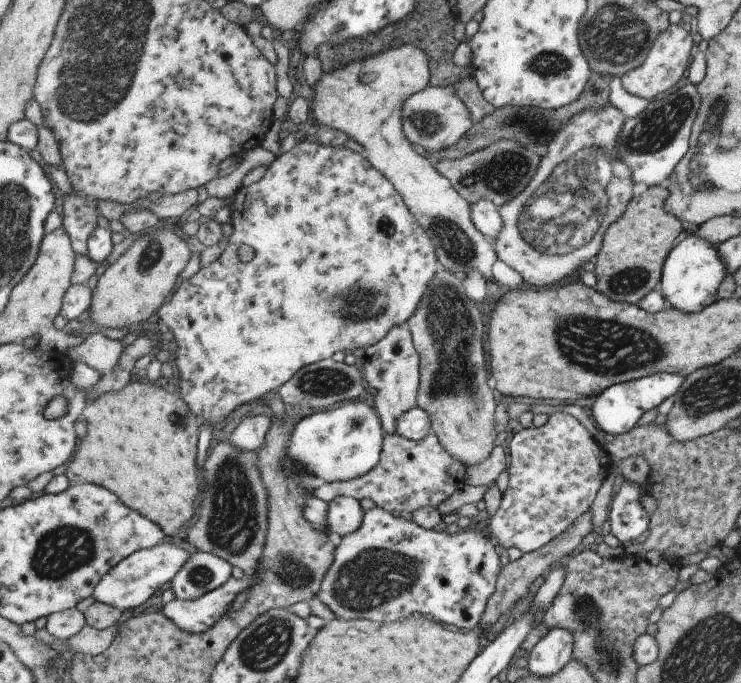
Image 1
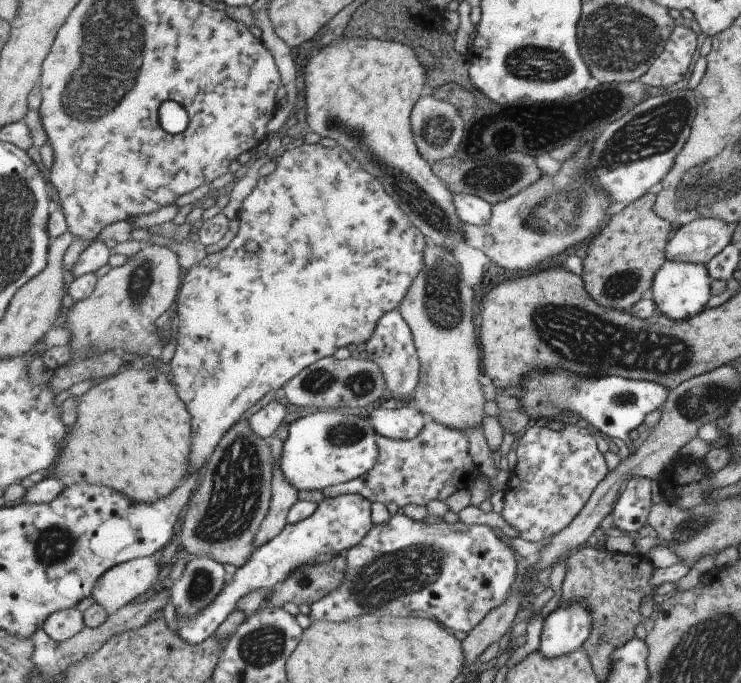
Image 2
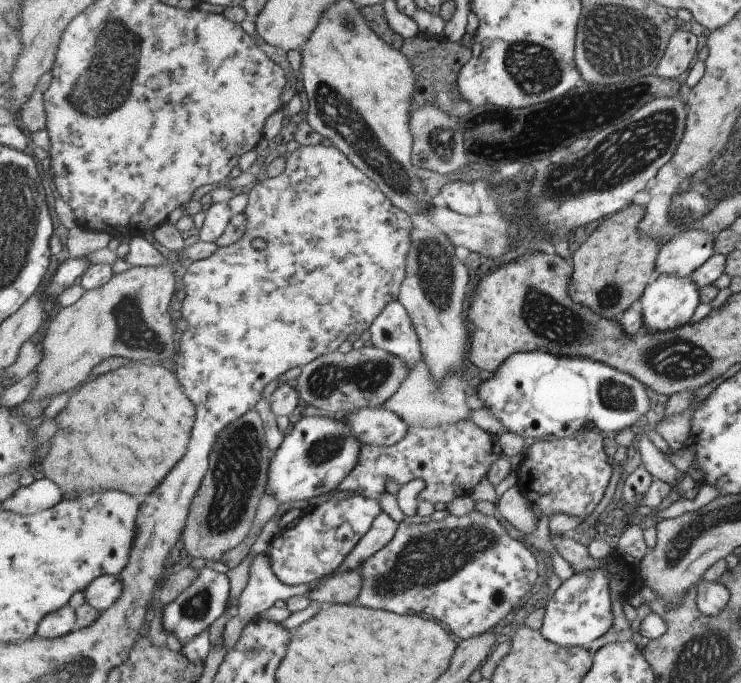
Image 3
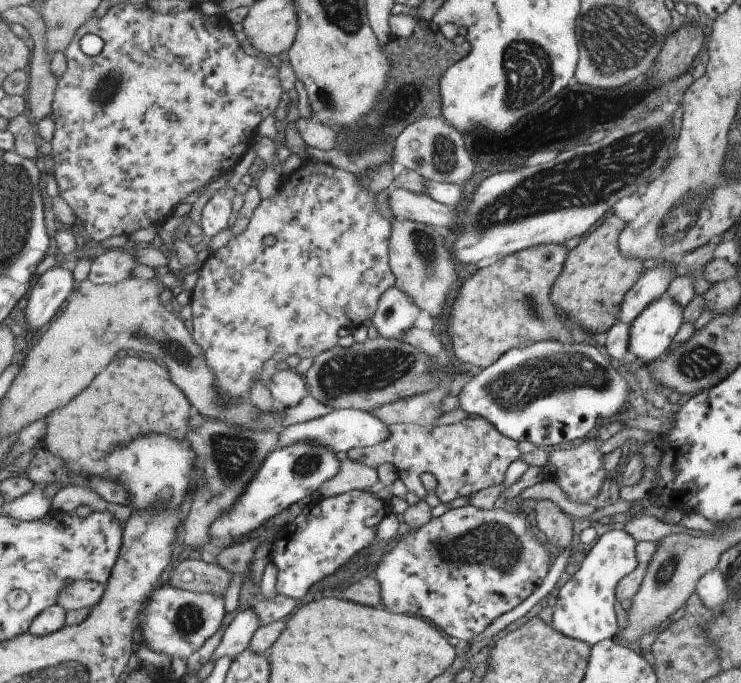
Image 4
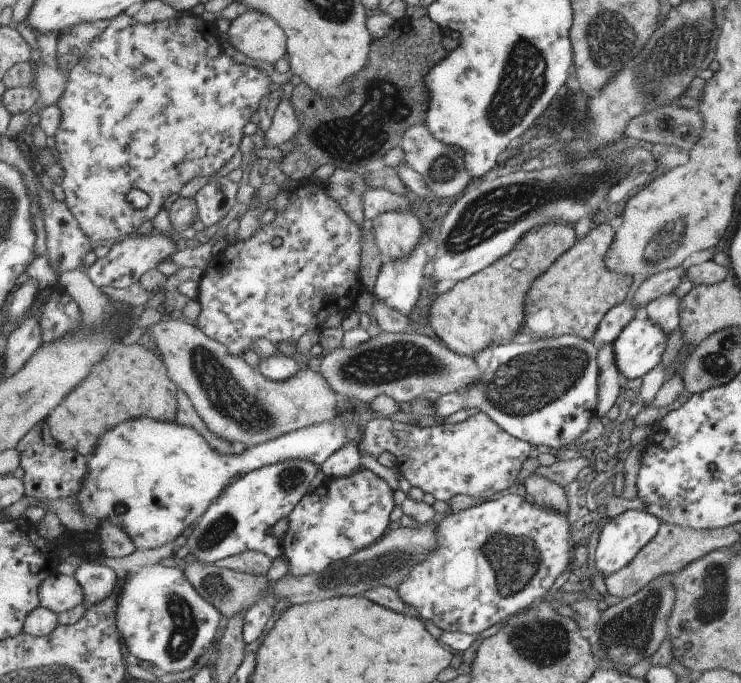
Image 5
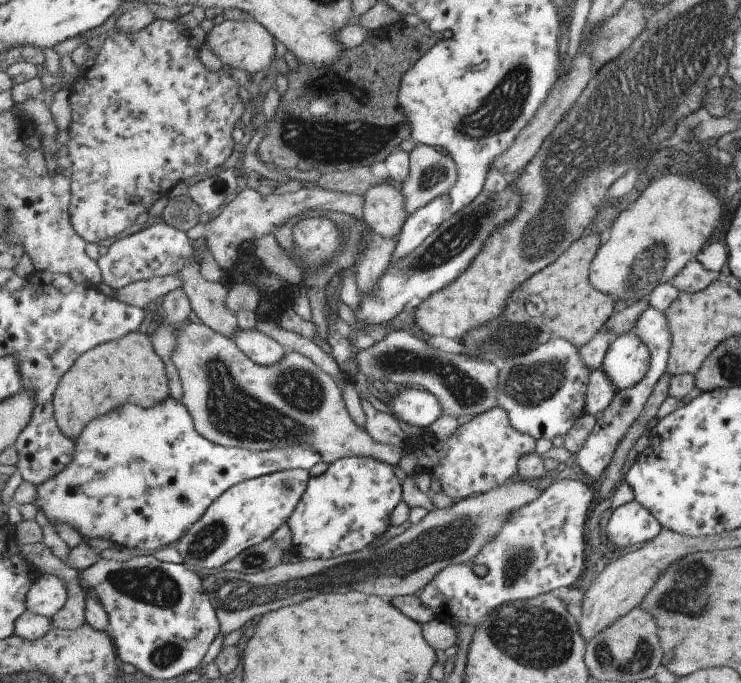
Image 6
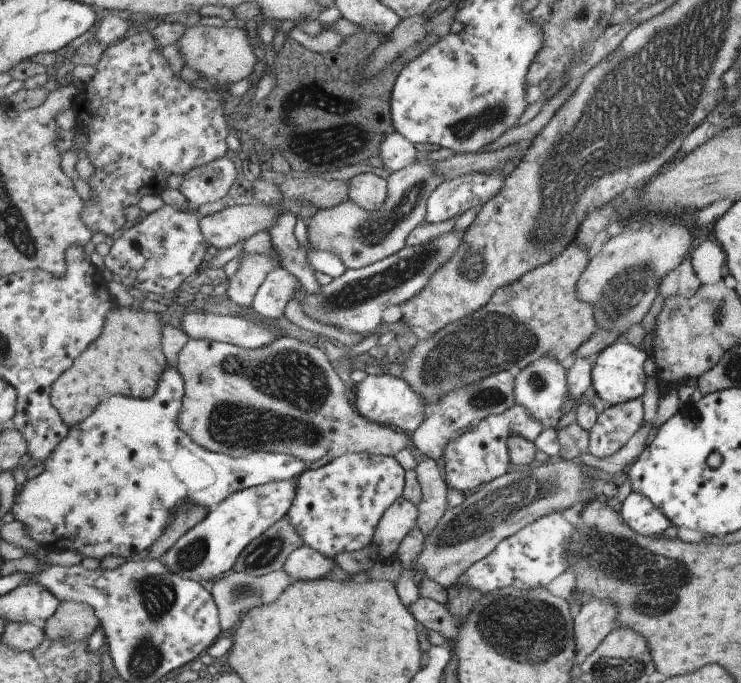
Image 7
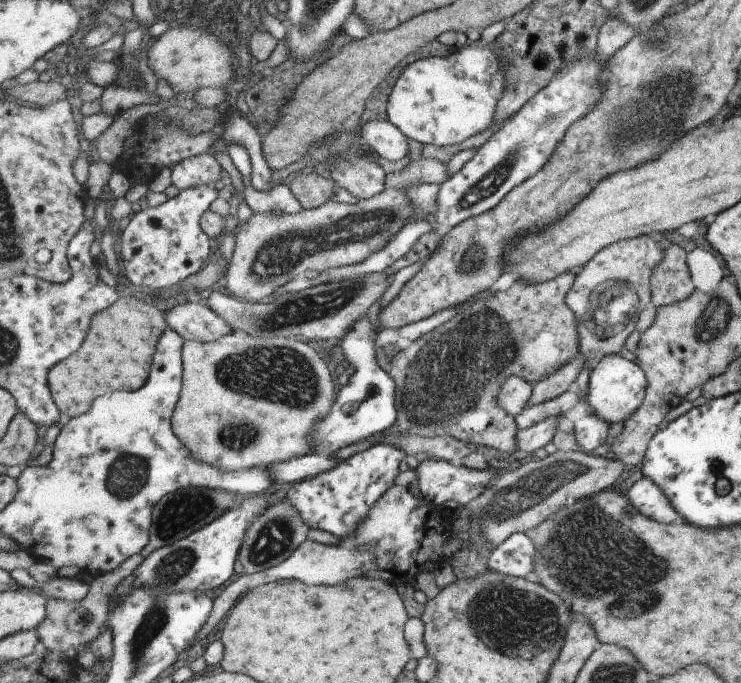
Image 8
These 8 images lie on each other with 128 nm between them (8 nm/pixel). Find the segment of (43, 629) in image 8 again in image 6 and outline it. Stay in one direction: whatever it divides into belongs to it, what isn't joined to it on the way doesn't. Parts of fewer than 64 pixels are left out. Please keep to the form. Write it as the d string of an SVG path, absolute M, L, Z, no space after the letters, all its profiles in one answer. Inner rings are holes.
M42 543L42 550L33 550L33 544L19 546L19 556L25 558L34 568L42 573L63 578L67 584L67 604L52 618L53 629L77 630L87 624L87 598L83 588L77 582L77 571L65 565Z

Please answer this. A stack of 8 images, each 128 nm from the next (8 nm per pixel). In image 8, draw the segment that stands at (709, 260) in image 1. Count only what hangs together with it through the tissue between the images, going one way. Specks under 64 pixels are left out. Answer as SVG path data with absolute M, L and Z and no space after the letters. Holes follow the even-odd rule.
M621 354L605 356L590 372L585 402L591 415L602 418L603 424L626 422L642 407L647 393L648 379L637 362Z

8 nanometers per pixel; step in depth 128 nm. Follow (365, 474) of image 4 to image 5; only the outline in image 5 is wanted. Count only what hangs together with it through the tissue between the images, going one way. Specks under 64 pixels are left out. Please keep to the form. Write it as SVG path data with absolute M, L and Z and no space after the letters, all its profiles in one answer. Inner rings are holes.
M349 438L349 444L339 448L321 467L324 481L333 478L347 478L347 476L357 474L363 468L357 442L351 442L351 438Z

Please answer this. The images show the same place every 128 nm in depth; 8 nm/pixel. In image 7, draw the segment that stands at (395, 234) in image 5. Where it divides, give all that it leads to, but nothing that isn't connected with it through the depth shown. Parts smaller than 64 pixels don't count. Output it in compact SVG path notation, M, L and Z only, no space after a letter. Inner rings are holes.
M359 173L348 180L349 198L369 212L381 208L389 196L388 179L375 173Z

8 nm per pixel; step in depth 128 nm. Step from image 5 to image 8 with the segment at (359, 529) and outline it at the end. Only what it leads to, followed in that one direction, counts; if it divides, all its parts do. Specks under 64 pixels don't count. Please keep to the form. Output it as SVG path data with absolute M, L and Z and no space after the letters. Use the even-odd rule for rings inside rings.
M391 444L375 445L353 458L344 459L331 472L293 484L286 496L297 508L303 522L313 530L324 530L338 538L355 536L371 508L381 500L401 474L401 460L407 454Z

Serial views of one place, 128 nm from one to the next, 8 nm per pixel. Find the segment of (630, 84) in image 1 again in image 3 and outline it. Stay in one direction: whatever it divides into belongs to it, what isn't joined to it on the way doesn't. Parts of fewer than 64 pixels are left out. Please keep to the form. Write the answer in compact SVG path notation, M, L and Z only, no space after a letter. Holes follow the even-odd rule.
M679 30L670 38L663 54L663 60L657 68L657 75L665 80L679 80L683 70L691 64L697 52L697 35L690 31Z

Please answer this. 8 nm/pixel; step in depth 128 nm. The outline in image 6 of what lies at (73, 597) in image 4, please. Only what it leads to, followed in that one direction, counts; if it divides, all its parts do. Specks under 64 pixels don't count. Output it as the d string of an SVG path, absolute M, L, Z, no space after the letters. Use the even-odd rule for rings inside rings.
M42 573L39 578L33 580L27 592L27 610L25 611L53 618L65 608L67 596L69 592L63 578Z

